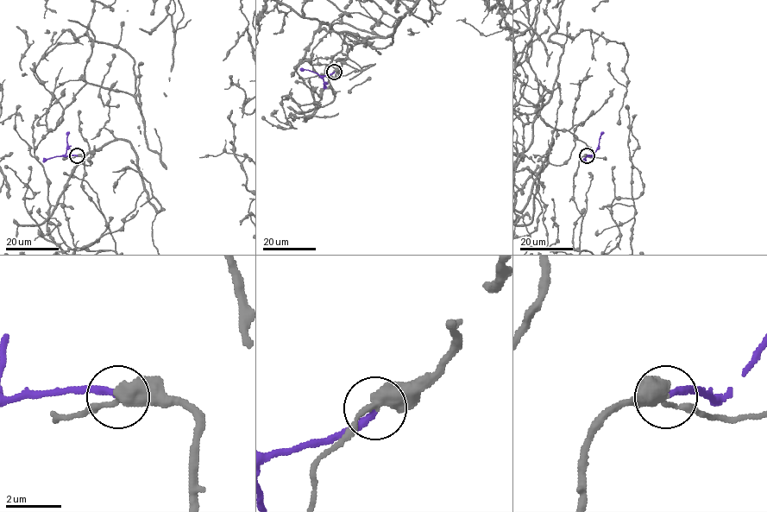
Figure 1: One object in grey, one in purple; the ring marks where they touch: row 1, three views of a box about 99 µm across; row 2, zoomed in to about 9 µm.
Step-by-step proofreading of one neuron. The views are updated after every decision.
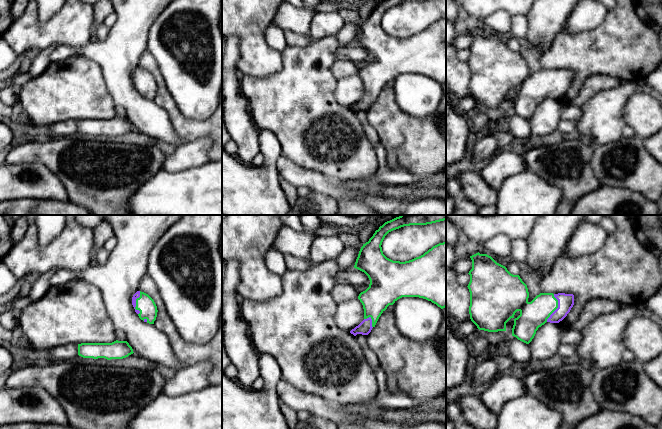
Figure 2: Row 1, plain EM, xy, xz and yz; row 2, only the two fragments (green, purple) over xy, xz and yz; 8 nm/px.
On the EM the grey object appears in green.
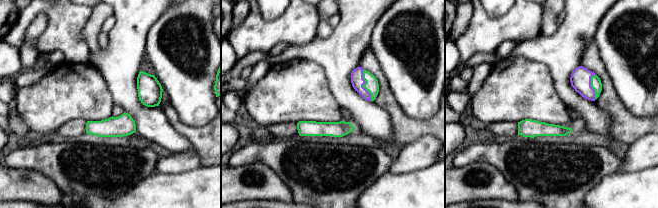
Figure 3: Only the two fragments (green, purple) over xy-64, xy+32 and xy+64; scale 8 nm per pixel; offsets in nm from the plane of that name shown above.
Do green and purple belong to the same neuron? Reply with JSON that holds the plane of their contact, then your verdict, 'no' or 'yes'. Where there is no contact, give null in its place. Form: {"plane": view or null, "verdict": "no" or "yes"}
{"plane": "yz", "verdict": "yes"}

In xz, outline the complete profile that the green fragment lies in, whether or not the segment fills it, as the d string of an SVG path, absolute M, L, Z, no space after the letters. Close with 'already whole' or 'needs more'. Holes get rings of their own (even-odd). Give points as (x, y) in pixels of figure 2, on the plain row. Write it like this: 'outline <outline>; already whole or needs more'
outline M383 0L382 2L379 3L378 6L375 7L373 12L369 15L369 17L366 18L365 20L363 20L363 22L361 23L359 30L358 30L358 33L357 33L356 38L355 38L354 44L364 48L368 52L368 54L370 56L370 60L369 60L369 63L365 67L361 68L358 72L358 75L360 76L360 78L363 81L364 96L358 102L356 102L354 105L352 105L350 107L350 109L353 110L354 112L356 112L357 110L368 111L371 108L372 104L375 103L379 93L387 85L387 83L389 81L393 81L398 75L400 75L402 73L419 73L419 74L423 74L423 75L426 75L428 77L431 77L432 79L434 79L438 83L440 83L441 85L446 83L446 18L439 19L439 20L433 22L431 25L429 25L427 28L425 28L423 31L416 33L412 36L405 37L405 38L393 37L393 36L387 34L383 30L381 21L382 21L382 18L383 18L385 12L393 6L399 5L401 3L404 3L404 2L410 2L410 1L427 1L427 0Z; needs more

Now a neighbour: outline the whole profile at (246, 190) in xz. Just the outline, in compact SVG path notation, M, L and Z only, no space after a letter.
M262 129L259 131L258 142L260 153L262 153L264 156L264 163L259 167L244 165L236 156L228 154L222 147L222 215L289 215L289 212L291 211L291 206L289 205L280 186L279 174L277 172L277 159L281 156L281 146L279 140L273 132Z

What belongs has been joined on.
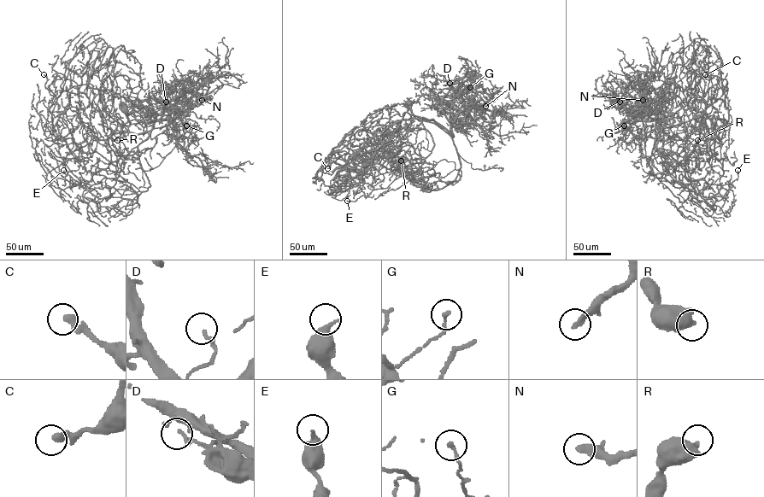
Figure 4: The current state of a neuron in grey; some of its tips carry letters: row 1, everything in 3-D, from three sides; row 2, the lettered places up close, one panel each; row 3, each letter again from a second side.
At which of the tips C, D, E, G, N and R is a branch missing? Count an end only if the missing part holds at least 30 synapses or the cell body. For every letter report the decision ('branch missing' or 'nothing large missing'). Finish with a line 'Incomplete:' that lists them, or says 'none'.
C: branch missing
D: nothing large missing
E: nothing large missing
G: nothing large missing
N: branch missing
R: nothing large missing
Incomplete: C, N

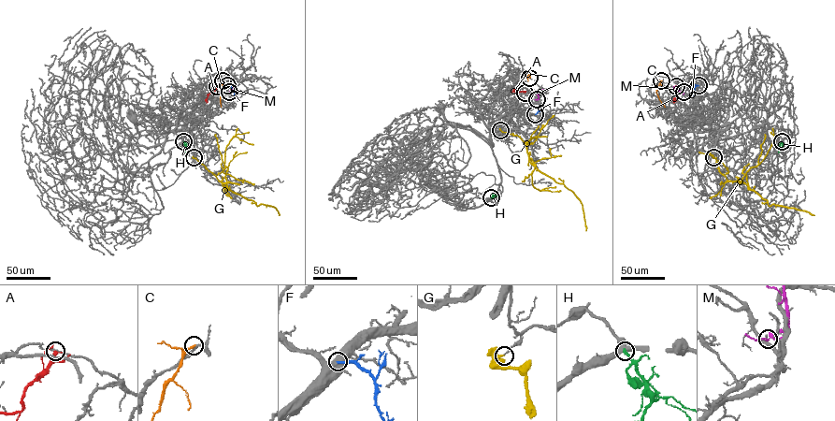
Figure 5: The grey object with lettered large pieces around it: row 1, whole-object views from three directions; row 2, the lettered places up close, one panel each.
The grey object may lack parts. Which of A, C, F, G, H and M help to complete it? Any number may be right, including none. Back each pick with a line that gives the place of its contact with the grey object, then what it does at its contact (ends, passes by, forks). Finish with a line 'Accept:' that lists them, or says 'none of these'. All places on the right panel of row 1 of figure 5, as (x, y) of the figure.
F: Touches grey at (698, 85). It ends there
Accept: F

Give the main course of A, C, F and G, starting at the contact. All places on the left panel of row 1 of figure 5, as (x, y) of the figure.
A: (217, 86), (206, 101)
C: (223, 80), (221, 107)
F: (228, 85), (231, 87), (233, 98)
G: (193, 157), (228, 189), (257, 205), (273, 206), (279, 215)

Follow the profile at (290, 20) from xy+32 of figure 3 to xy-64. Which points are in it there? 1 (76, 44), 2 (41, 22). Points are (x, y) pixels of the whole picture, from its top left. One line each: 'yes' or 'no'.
1: yes
2: no

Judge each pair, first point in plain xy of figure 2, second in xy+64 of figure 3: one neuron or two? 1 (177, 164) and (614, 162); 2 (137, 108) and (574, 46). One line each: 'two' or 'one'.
1: two
2: one

